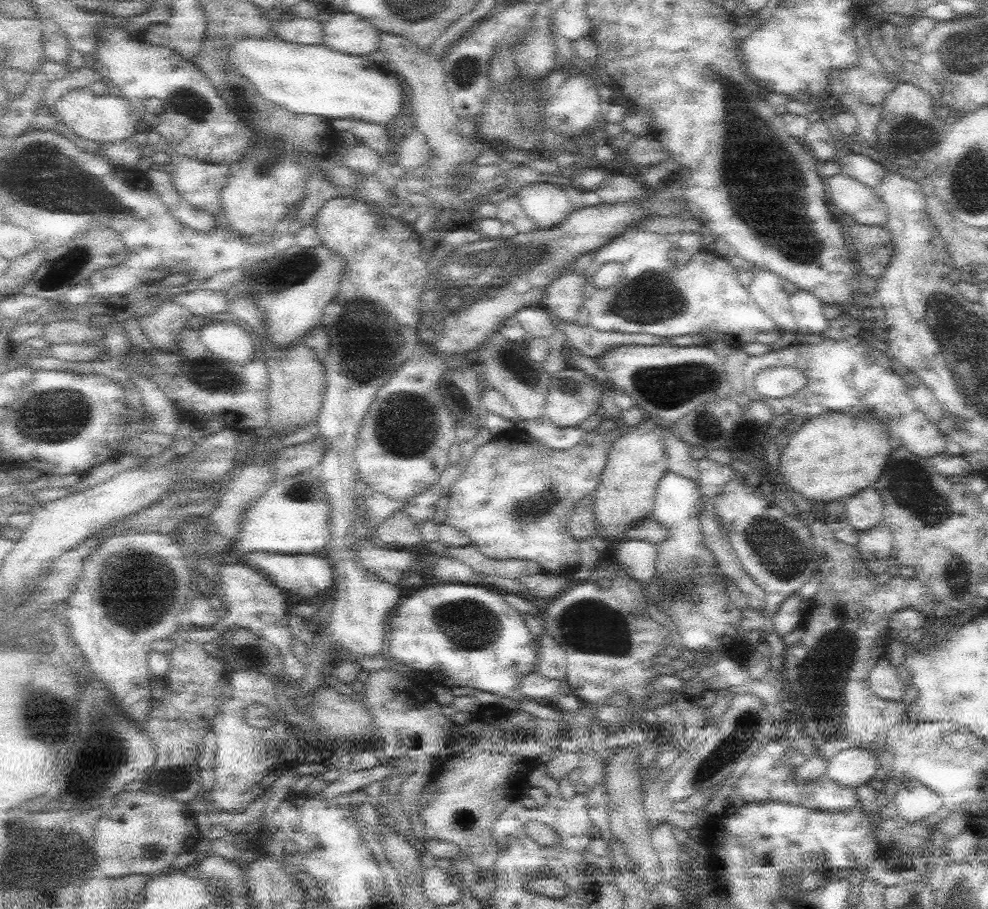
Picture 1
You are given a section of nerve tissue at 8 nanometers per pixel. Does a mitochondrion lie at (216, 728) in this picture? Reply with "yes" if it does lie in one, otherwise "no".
no

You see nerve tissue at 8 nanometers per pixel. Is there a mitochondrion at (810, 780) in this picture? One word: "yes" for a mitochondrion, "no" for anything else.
no

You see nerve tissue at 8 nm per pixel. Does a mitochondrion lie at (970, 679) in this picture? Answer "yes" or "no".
no

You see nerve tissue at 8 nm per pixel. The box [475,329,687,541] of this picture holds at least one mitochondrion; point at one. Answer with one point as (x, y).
(527, 509)

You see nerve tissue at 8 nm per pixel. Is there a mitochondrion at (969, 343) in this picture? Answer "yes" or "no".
yes

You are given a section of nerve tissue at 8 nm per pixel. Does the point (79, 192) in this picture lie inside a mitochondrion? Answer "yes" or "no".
yes

